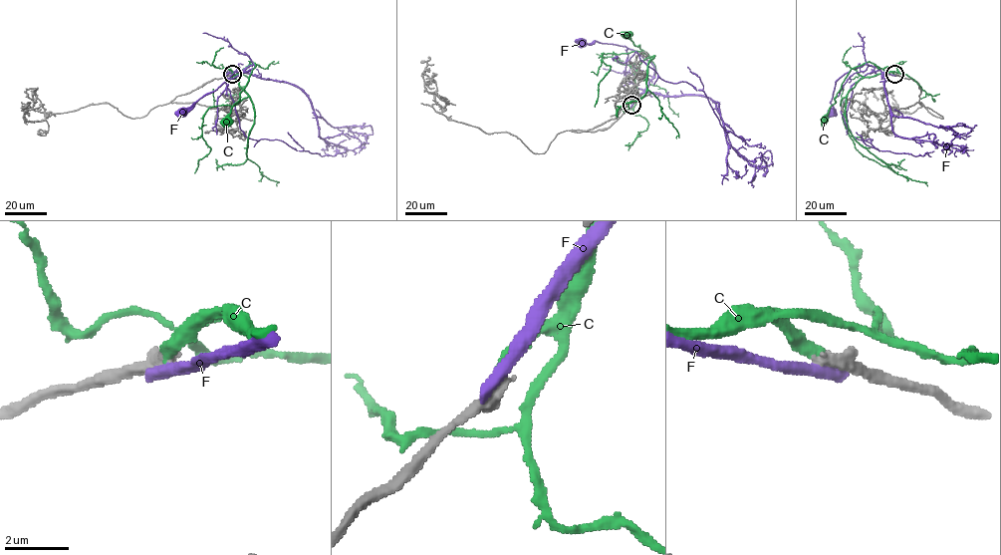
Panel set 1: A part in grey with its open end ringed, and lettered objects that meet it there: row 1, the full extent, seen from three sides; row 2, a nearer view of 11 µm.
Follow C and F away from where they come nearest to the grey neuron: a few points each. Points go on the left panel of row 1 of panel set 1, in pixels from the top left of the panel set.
C: (232, 74), (250, 62), (255, 65), (227, 121)
F: (231, 75), (242, 73), (253, 64), (254, 67), (224, 82), (180, 113)

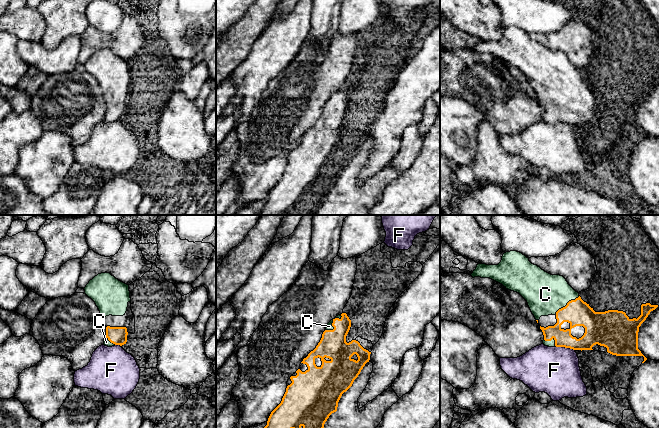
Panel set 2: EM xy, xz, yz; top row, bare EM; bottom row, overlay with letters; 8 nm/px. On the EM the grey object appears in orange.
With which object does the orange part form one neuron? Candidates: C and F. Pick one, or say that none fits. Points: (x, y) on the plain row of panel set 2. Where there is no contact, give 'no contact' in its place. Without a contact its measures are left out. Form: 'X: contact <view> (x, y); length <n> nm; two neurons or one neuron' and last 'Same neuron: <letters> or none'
C: contact yz (567, 79); length 240 nm; one neuron
F: contact yz (565, 123); length 160 nm; two neurons
Same neuron: C

